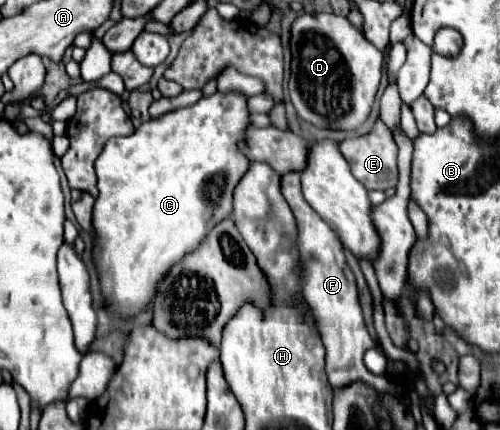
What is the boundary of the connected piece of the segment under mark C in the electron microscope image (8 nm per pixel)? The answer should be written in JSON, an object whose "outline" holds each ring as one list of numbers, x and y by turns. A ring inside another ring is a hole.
{"outline":[[215,92,193,106,177,108,155,120,143,122,131,136,111,138,105,144,95,162,99,196,93,208,93,260,97,264,101,290,107,298,107,310,123,328,127,328,127,316,139,314,143,304,151,300,155,280,159,280,183,252,191,252,215,224,231,214,233,188,251,164,237,146,249,126,251,112,247,108,247,96,241,92]]}

